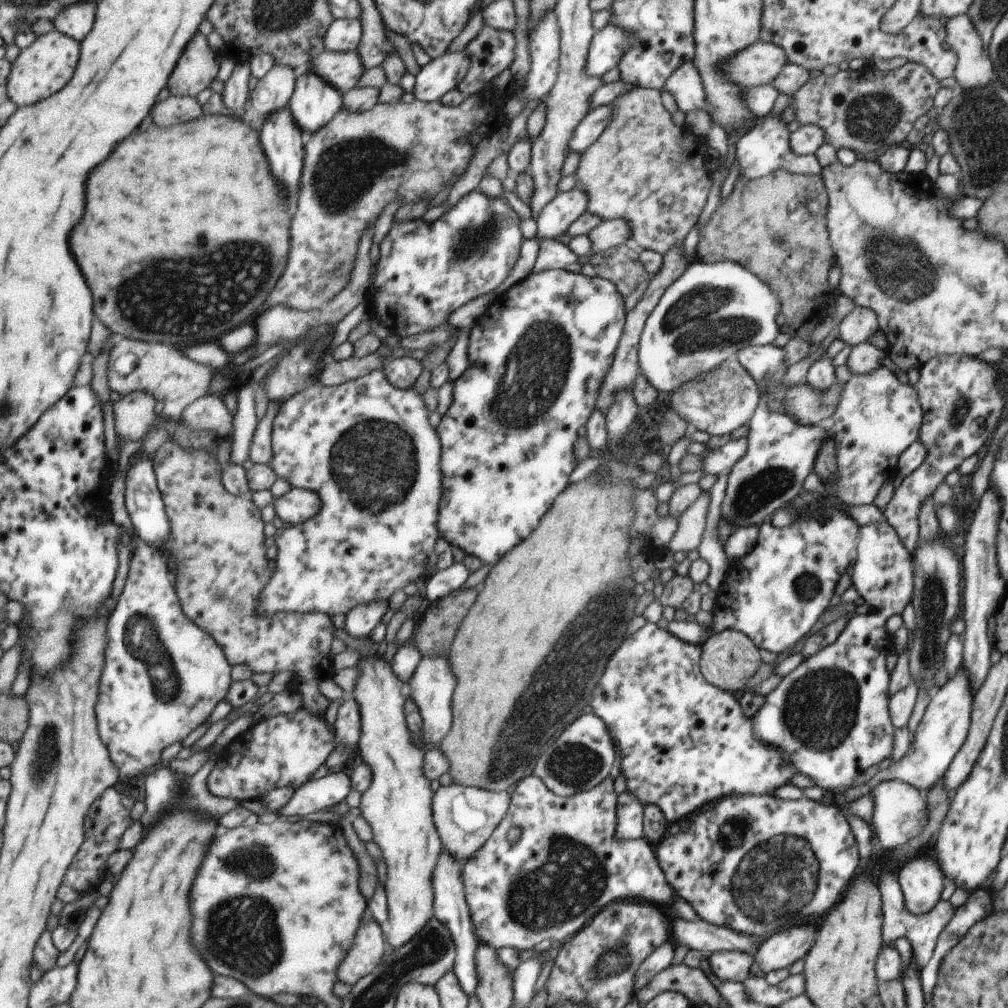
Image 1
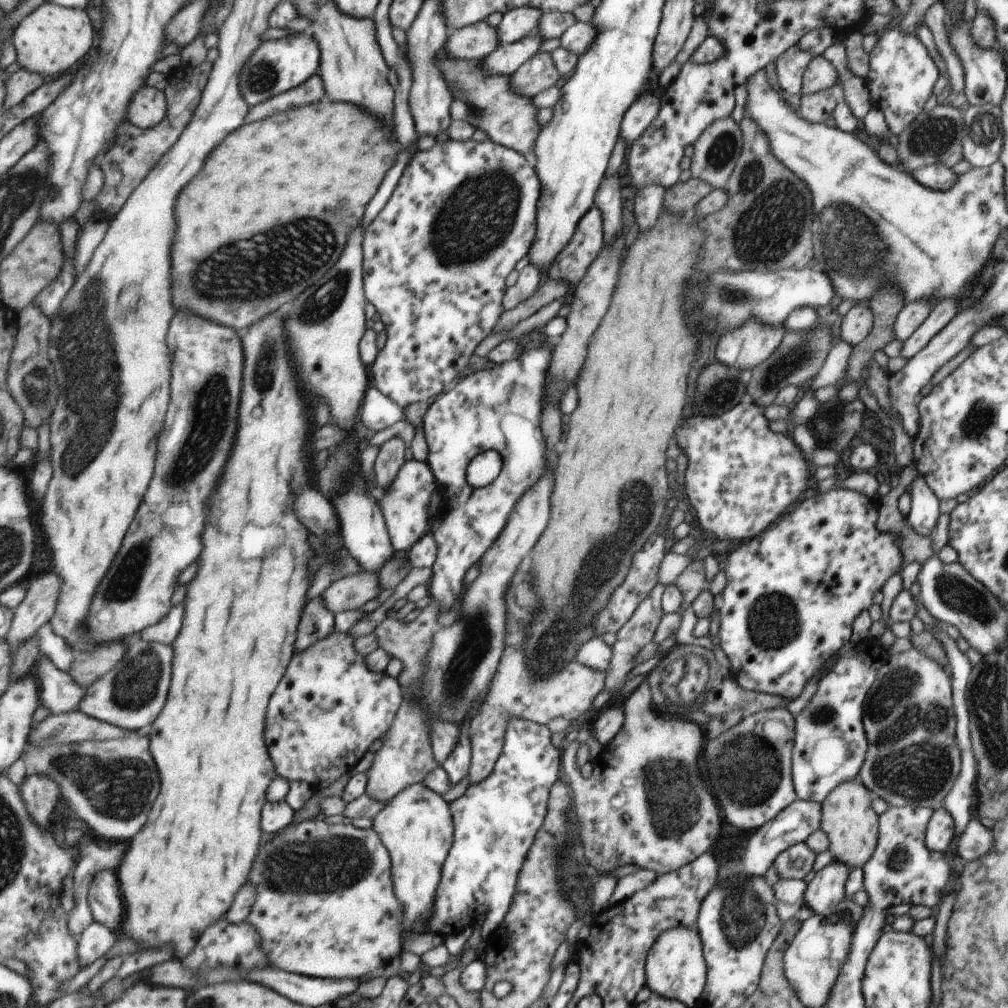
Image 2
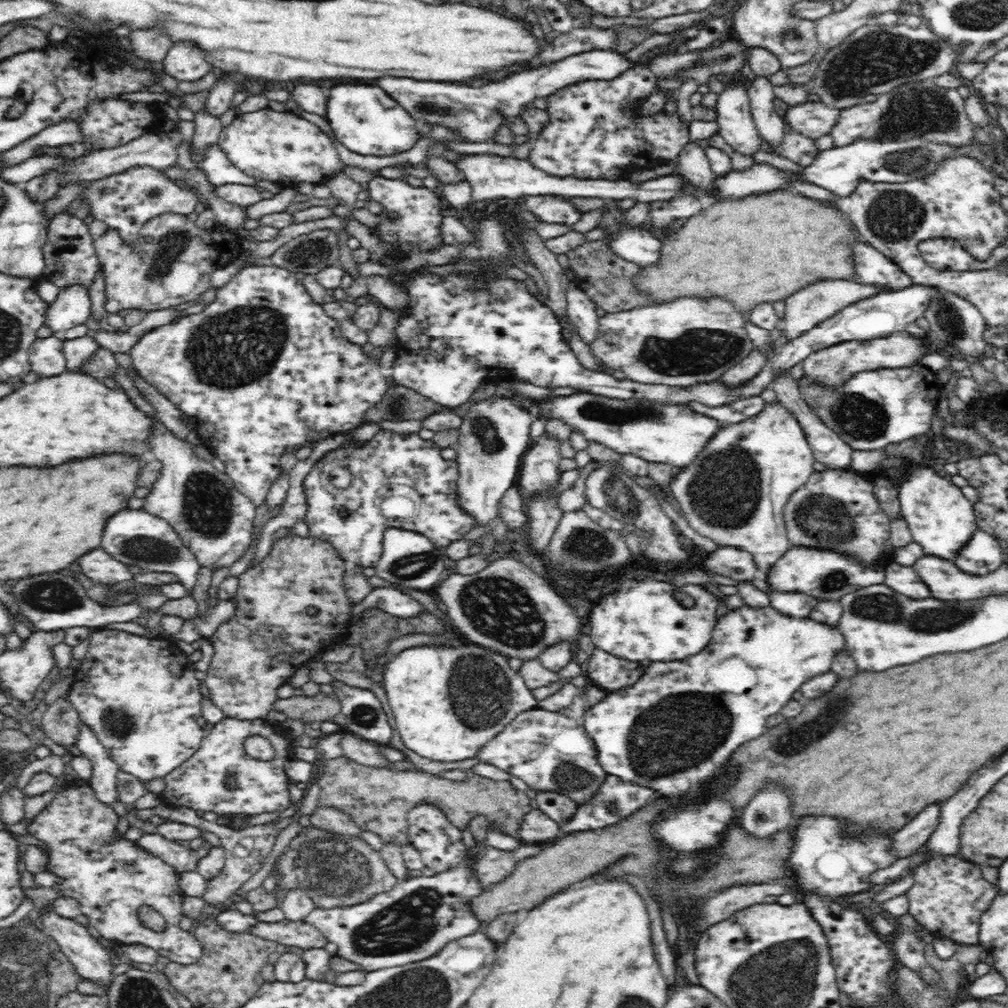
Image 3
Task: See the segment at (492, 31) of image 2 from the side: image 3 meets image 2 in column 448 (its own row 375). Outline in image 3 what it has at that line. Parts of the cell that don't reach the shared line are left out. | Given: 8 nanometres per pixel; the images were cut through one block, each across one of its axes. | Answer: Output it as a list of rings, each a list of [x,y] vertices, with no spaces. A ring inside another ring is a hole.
[[[54,334],[36,338],[28,350],[30,368],[39,378],[58,376],[66,372],[67,359],[63,353],[63,341]]]

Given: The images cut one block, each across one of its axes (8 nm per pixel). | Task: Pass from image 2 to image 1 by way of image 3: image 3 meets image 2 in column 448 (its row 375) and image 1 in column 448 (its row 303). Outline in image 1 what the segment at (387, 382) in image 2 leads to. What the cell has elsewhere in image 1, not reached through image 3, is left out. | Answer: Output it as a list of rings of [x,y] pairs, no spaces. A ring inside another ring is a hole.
[[[476,186],[434,221],[418,218],[402,224],[392,224],[379,244],[380,258],[366,295],[370,320],[381,322],[391,334],[408,338],[443,326],[452,312],[500,288],[520,256],[522,234],[518,228],[518,218],[512,218],[512,214],[516,212],[503,198],[491,198]]]

